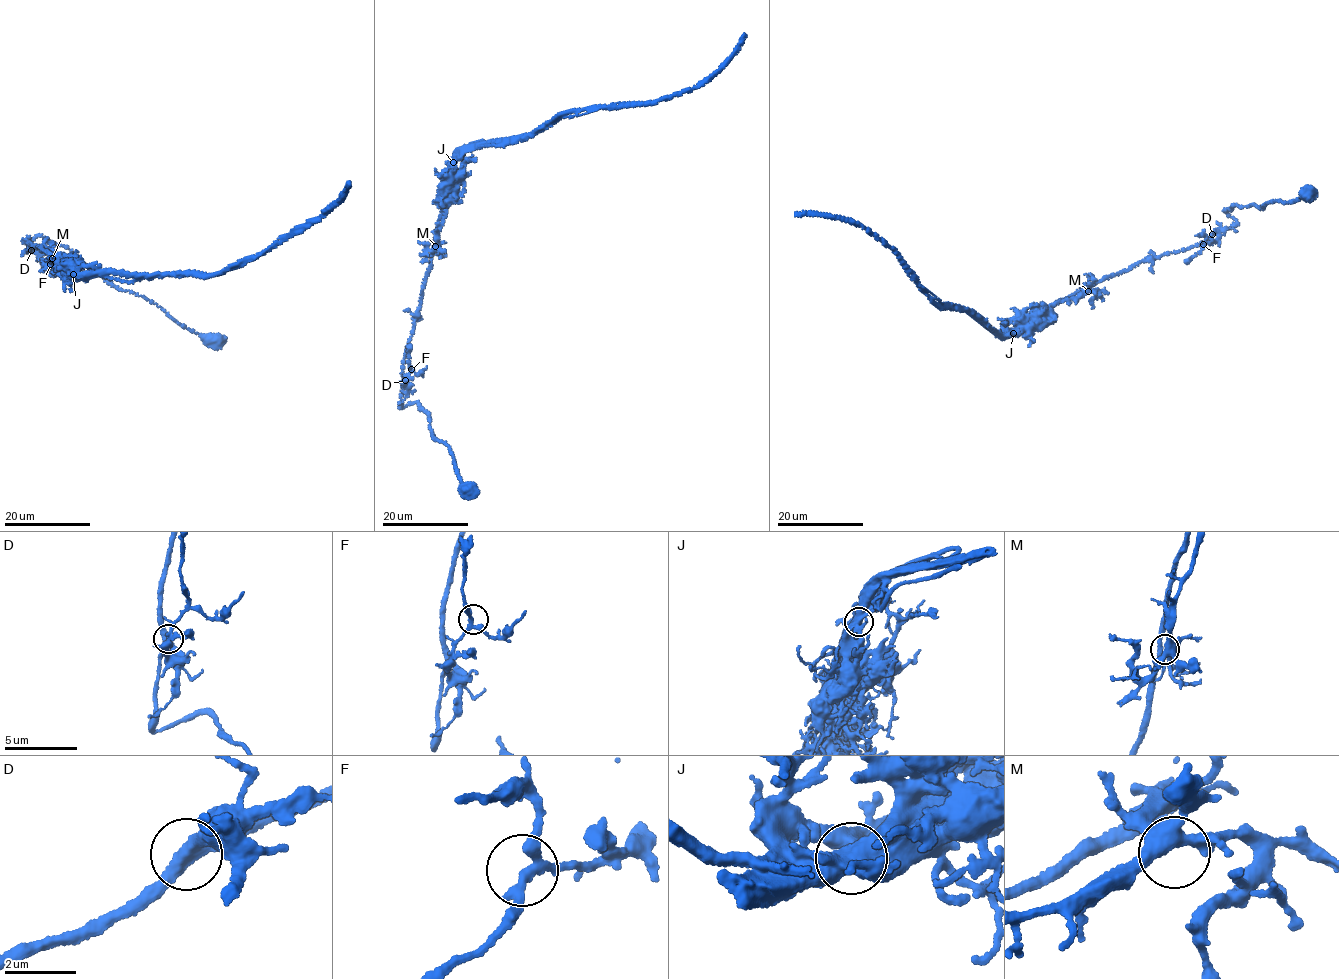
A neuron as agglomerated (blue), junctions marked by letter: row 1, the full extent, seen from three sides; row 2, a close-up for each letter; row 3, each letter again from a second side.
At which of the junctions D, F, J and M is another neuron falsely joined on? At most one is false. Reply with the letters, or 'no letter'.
J

